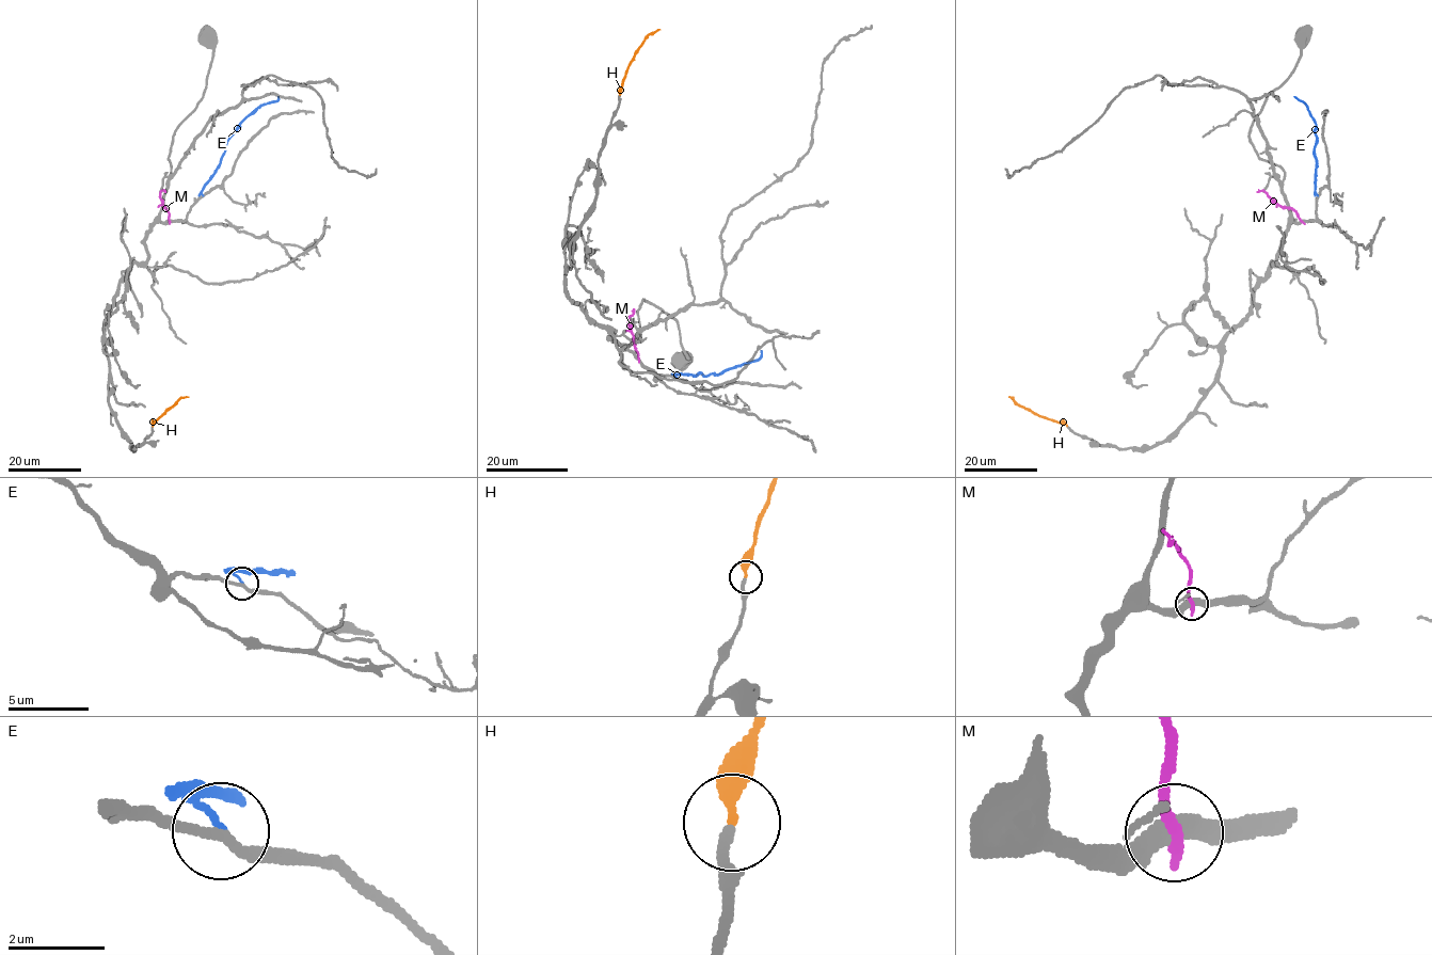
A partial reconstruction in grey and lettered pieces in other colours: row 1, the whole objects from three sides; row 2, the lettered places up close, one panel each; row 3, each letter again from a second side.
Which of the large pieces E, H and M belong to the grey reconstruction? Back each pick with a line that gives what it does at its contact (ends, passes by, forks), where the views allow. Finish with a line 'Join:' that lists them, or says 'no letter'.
H: it ends there
Join: H

